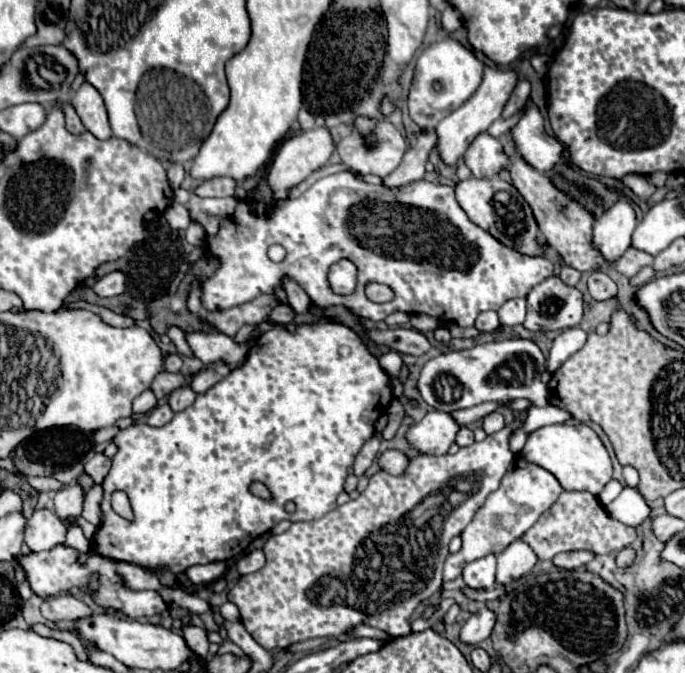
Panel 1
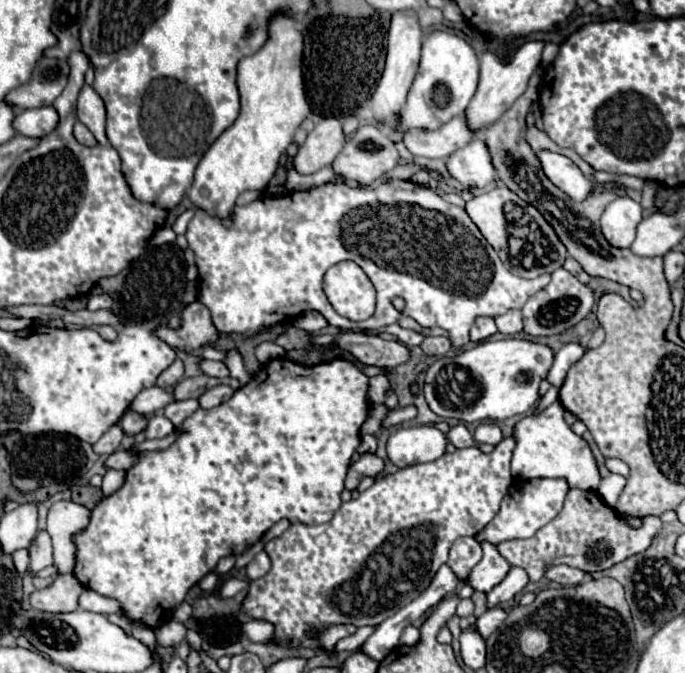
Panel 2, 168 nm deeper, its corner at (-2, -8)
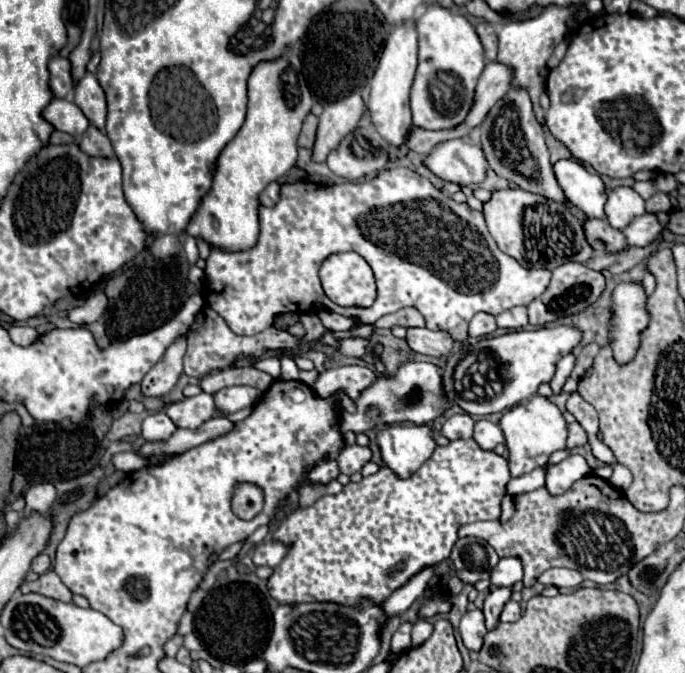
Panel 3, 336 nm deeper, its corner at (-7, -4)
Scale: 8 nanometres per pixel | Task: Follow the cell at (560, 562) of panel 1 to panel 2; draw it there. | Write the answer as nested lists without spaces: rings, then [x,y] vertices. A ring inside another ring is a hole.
[[[560,564],[560,566],[548,568],[546,578],[560,584],[560,586],[578,586],[578,584],[582,584],[586,580],[586,574],[582,570],[578,570],[578,568],[570,568],[570,566]]]

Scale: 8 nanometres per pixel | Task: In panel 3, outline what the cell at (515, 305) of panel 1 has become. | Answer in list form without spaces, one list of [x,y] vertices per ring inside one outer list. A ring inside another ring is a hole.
[[[517,306],[511,310],[505,310],[497,316],[497,326],[507,328],[507,330],[519,330],[527,326],[527,308]]]

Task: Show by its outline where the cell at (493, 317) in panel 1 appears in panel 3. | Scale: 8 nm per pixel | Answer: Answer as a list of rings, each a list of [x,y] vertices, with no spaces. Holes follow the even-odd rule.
[[[477,312],[473,316],[473,320],[469,322],[469,336],[473,336],[473,338],[481,338],[481,336],[493,334],[495,330],[497,330],[495,316],[491,316],[487,312]]]

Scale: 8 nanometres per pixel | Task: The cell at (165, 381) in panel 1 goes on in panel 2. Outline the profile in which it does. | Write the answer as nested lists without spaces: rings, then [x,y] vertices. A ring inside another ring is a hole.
[[[200,374],[200,376],[194,376],[194,378],[186,378],[182,382],[176,384],[174,388],[174,396],[176,400],[186,400],[186,398],[200,398],[206,390],[218,386],[218,384],[228,384],[228,386],[234,386],[238,388],[238,382],[234,382],[232,378],[210,378],[206,374]]]

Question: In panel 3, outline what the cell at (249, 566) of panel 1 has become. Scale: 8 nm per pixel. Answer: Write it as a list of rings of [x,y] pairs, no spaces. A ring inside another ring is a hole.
[[[265,540],[261,544],[255,546],[255,554],[253,554],[253,564],[255,566],[277,566],[281,564],[281,560],[285,558],[287,548],[281,542],[273,542],[273,540]]]

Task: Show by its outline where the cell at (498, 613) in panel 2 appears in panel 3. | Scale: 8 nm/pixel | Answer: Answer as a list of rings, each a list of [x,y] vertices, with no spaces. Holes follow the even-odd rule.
[[[509,600],[509,602],[505,604],[505,608],[503,608],[499,620],[501,620],[501,622],[515,622],[515,620],[519,620],[519,616],[521,616],[519,604],[513,602],[513,600]]]

